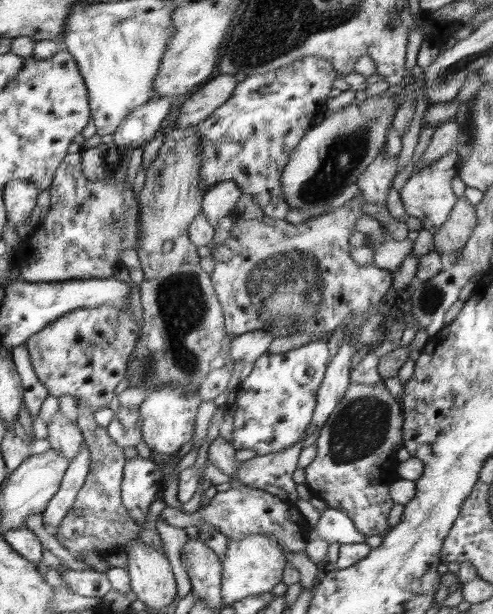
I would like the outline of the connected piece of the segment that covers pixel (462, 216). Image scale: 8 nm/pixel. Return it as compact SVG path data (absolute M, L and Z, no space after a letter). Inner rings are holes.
M465 197L459 198L454 208L452 208L452 211L450 211L446 223L433 235L435 250L442 254L442 256L445 256L445 258L447 258L448 254L451 252L460 251L470 239L476 224L477 218L475 207L472 206Z

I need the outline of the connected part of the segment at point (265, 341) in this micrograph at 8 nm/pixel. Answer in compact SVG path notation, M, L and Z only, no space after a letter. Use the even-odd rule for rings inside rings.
M257 330L235 336L230 345L230 358L236 362L255 362L267 352L275 336L270 331Z

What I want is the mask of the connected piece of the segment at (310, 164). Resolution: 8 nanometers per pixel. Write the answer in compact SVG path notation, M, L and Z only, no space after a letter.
M412 76L405 78L405 84L404 88L399 89L398 95L391 97L388 89L368 97L362 103L355 101L330 116L322 115L320 121L306 132L294 152L290 153L290 160L280 180L282 195L290 208L302 210L302 213L311 212L323 202L330 202L337 197L344 187L356 183L358 176L385 147L388 127L403 98L410 91L418 89L417 79Z

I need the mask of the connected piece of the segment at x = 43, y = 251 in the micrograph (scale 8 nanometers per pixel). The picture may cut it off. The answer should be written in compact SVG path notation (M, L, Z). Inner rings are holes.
M78 152L78 153L73 153L73 154L69 154L67 153L67 156L63 159L63 162L60 164L60 167L56 170L56 173L54 174L54 177L52 178L52 185L47 189L48 193L50 193L50 197L51 197L51 204L50 204L50 210L45 218L45 222L43 222L42 224L40 224L39 227L36 228L36 230L34 230L34 232L31 234L30 232L24 232L23 234L23 238L24 240L19 244L19 247L16 248L16 250L13 253L13 256L15 258L15 262L16 264L19 264L19 268L18 272L19 272L19 278L25 281L29 281L30 283L59 283L59 282L64 282L64 281L69 281L69 280L84 280L84 279L107 279L113 276L114 274L114 270L116 270L116 267L120 266L120 264L122 264L120 256L122 254L122 251L125 248L136 248L137 244L138 244L138 234L140 234L140 200L138 200L138 198L134 198L134 192L133 192L133 186L130 185L129 187L127 187L126 185L126 178L124 178L124 180L122 181L90 181L88 180L88 178L84 177L84 172L82 169L82 152Z

